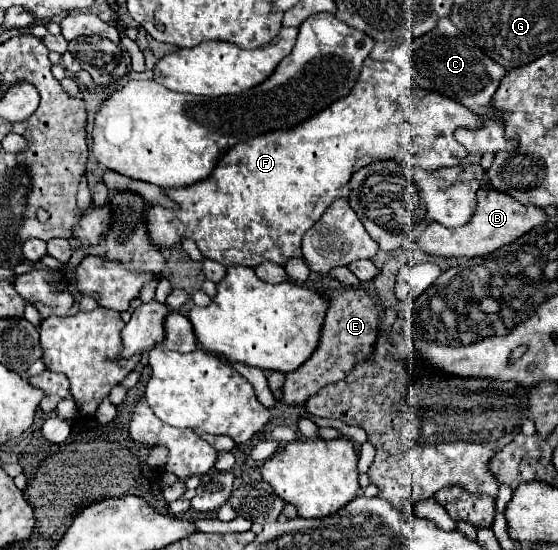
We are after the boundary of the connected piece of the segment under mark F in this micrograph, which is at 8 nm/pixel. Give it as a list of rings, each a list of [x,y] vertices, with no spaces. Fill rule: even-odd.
[[[367,58],[361,68],[359,80],[349,96],[333,102],[327,110],[315,114],[293,130],[277,130],[257,136],[245,144],[237,144],[221,158],[211,178],[197,182],[195,186],[165,190],[165,194],[179,204],[179,210],[171,212],[161,206],[149,204],[149,238],[157,246],[173,246],[187,236],[195,240],[205,258],[217,260],[223,266],[233,266],[239,262],[243,266],[255,268],[263,260],[271,260],[283,266],[291,256],[301,256],[301,238],[319,220],[325,208],[335,198],[349,196],[349,178],[361,166],[367,166],[373,160],[387,158],[397,158],[407,168],[423,170],[437,170],[461,164],[461,158],[467,152],[453,136],[459,126],[477,130],[479,118],[451,98],[417,88],[413,78],[405,76],[395,64]]]

